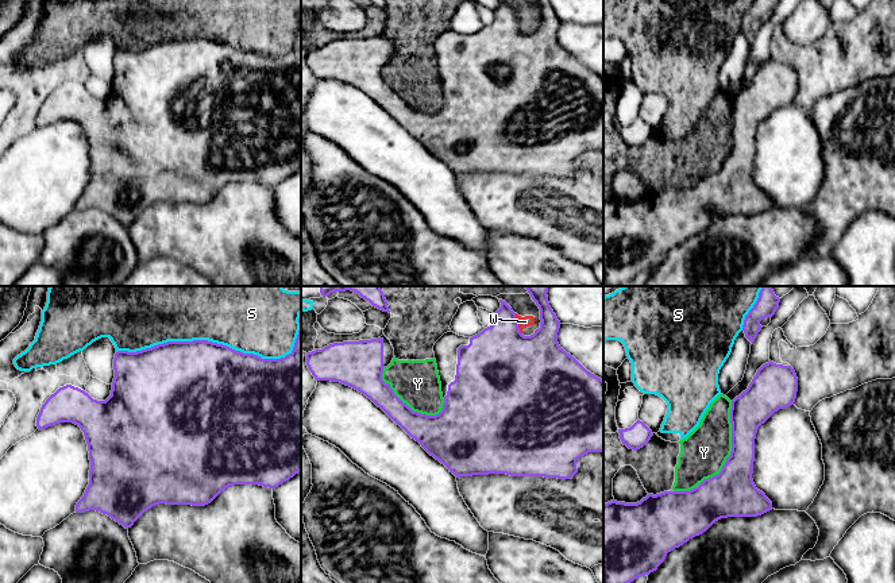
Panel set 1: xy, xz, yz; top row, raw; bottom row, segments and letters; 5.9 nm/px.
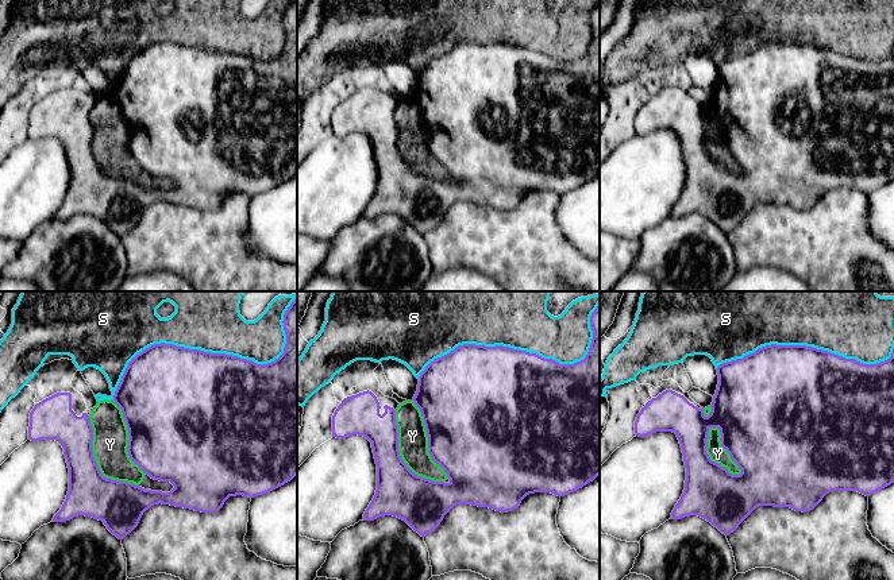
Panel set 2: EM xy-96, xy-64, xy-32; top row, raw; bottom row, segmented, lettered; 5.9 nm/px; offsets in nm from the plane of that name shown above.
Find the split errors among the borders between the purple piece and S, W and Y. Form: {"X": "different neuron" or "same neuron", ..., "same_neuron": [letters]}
{"S": "different neuron", "W": "different neuron", "Y": "different neuron", "same_neuron": []}

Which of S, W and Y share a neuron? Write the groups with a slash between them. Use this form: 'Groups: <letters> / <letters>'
Groups: S / W Y

